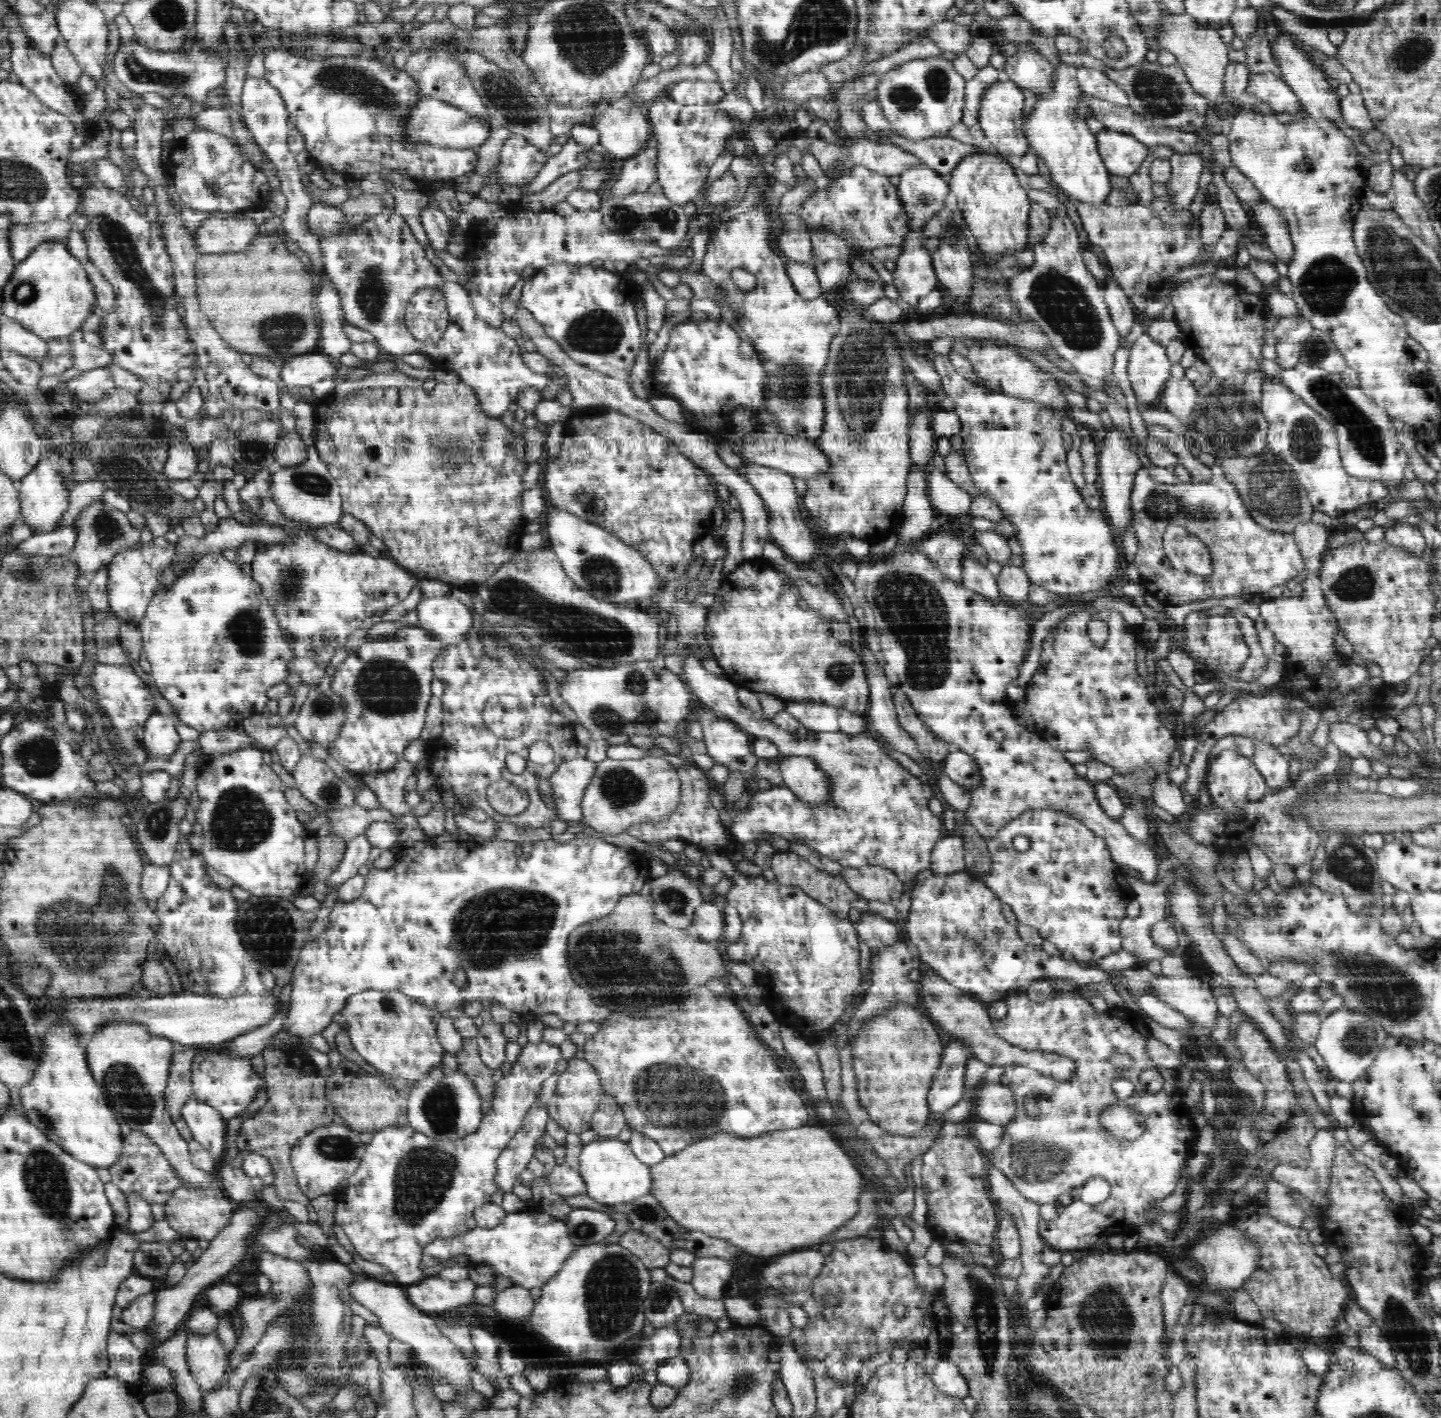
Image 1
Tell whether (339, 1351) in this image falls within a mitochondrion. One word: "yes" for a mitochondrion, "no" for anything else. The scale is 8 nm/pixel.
yes

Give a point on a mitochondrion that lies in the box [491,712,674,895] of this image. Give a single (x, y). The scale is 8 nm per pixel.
(620, 788)

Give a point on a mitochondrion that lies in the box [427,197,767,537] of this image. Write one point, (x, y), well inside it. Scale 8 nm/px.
(599, 331)

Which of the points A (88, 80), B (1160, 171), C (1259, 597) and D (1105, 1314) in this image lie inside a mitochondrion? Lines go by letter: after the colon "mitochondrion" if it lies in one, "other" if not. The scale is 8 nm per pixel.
A: other
B: other
C: other
D: mitochondrion

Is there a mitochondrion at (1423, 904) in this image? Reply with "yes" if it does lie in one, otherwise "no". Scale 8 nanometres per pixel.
no

